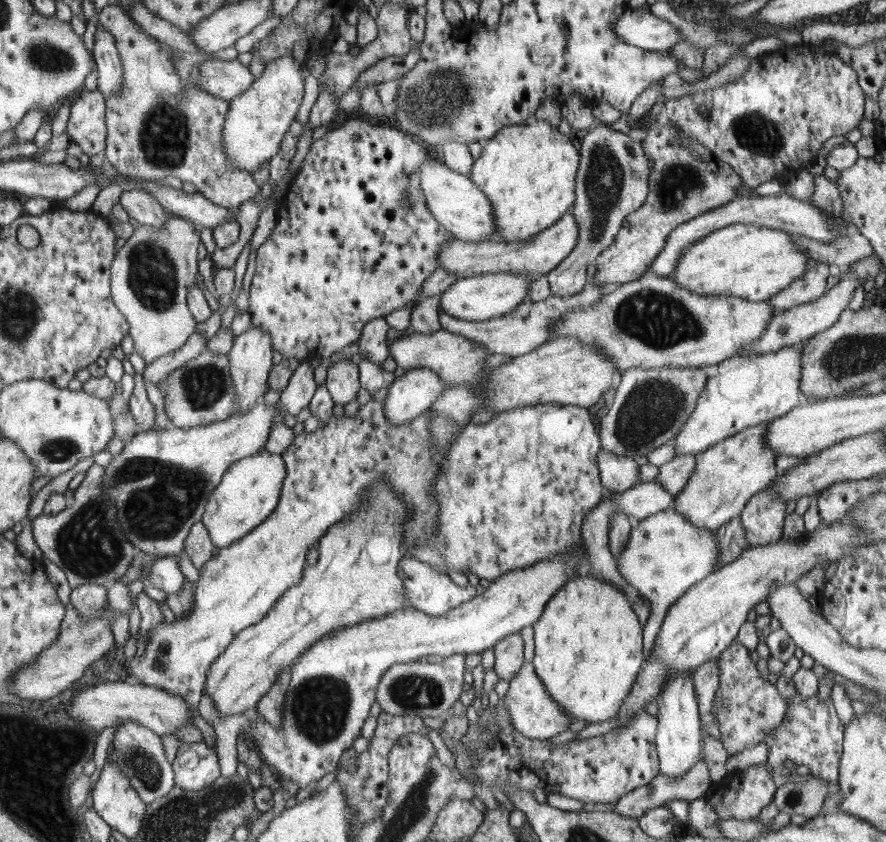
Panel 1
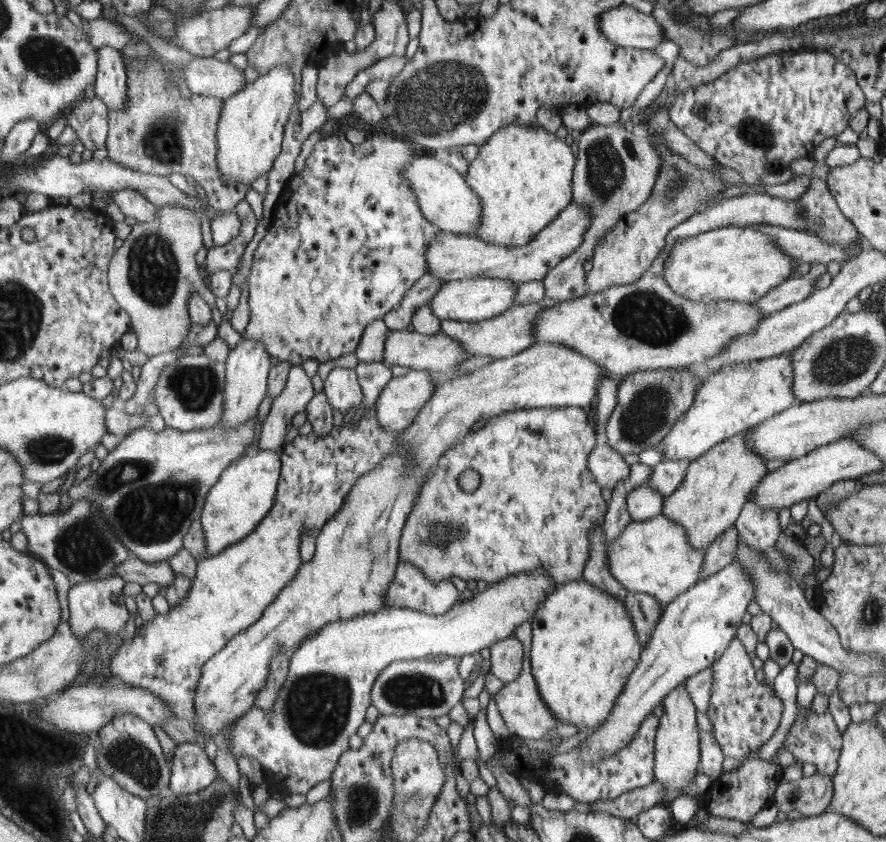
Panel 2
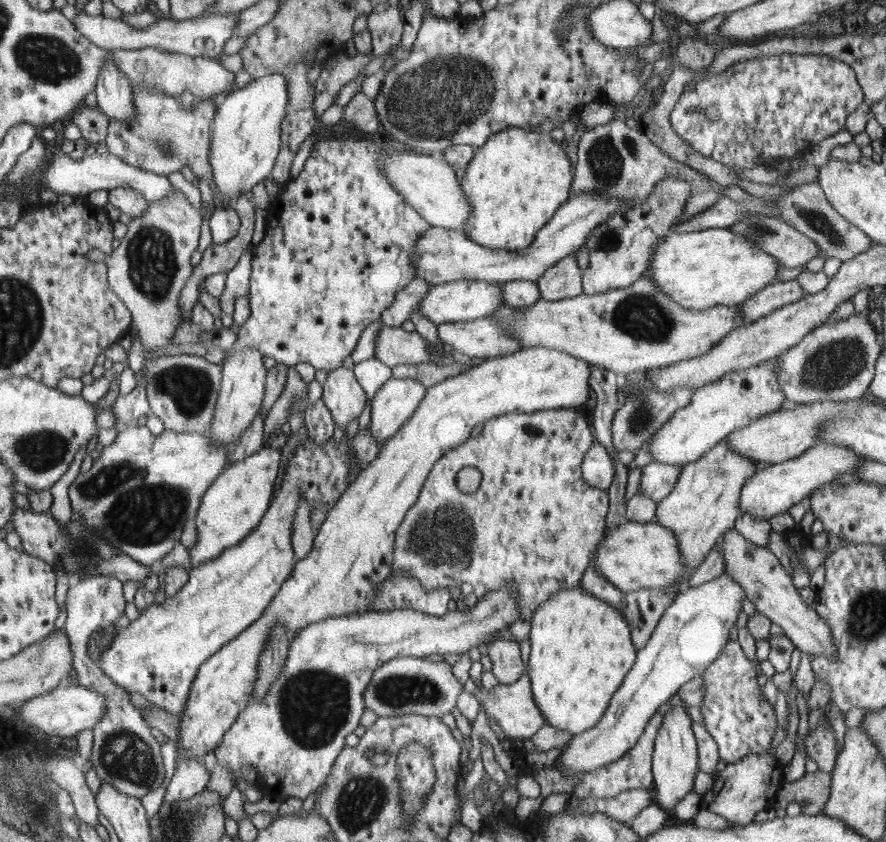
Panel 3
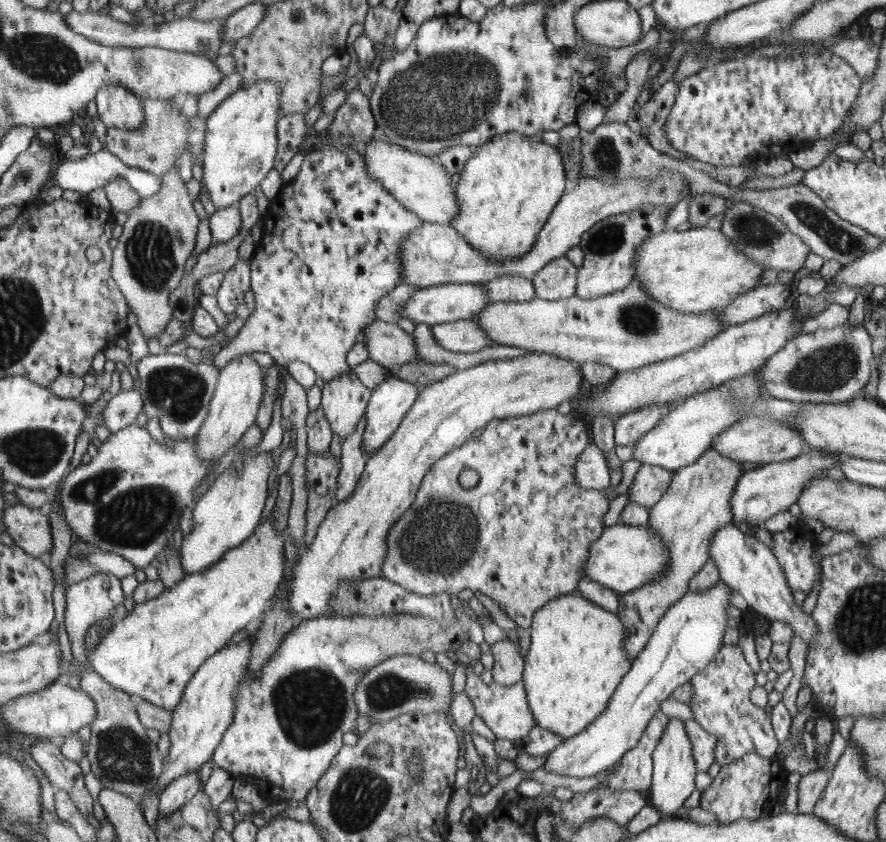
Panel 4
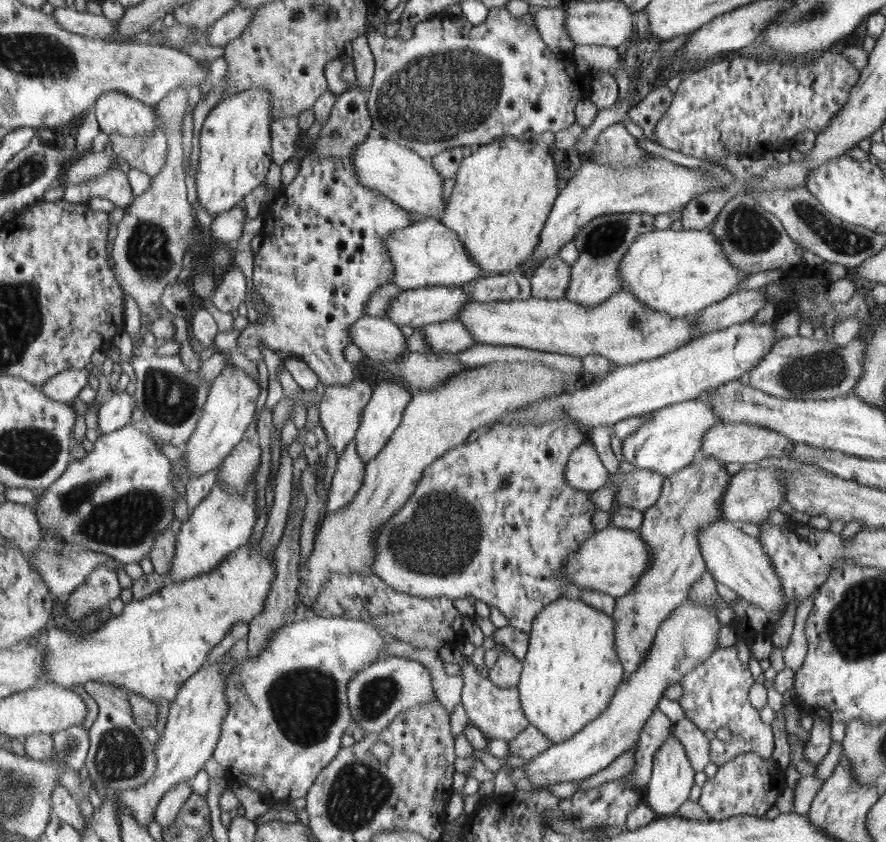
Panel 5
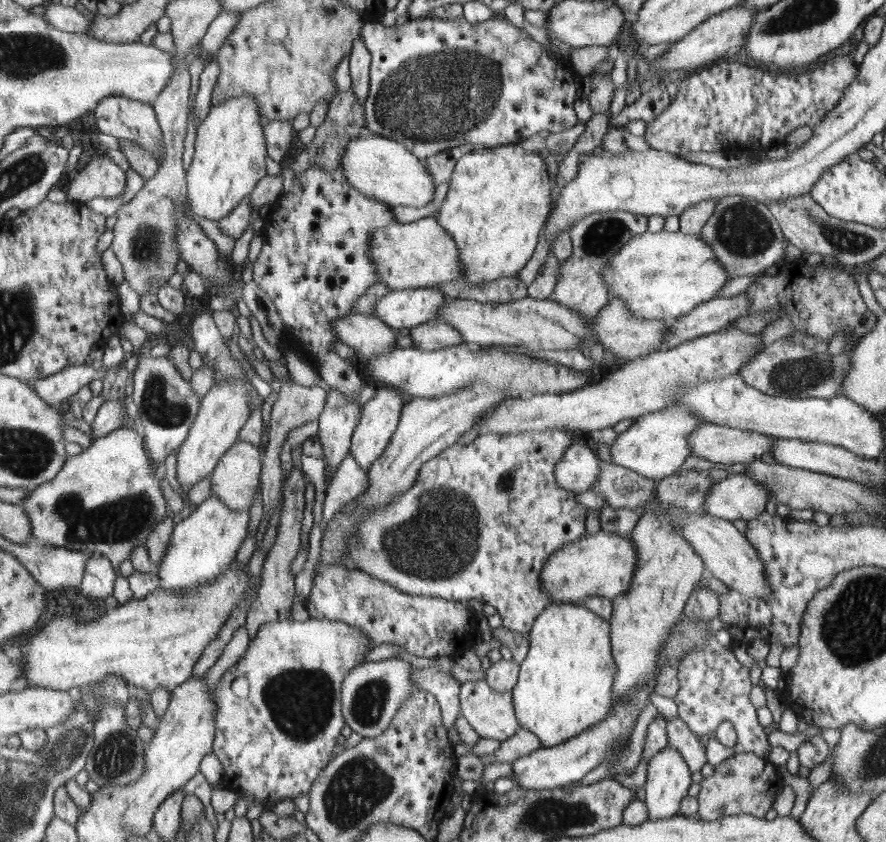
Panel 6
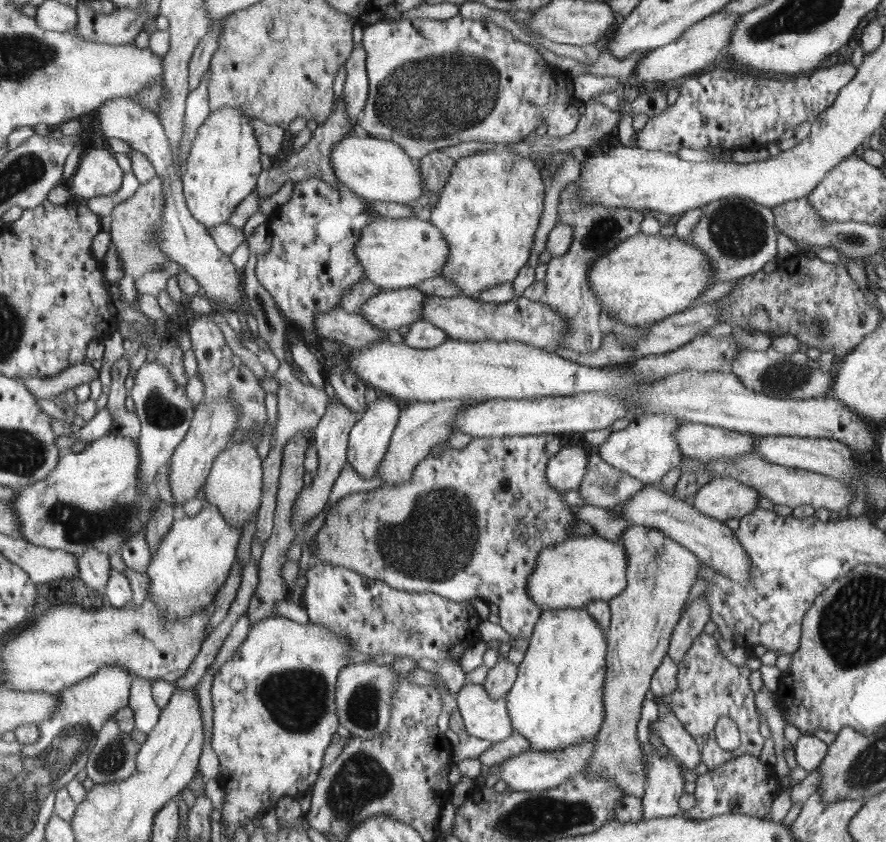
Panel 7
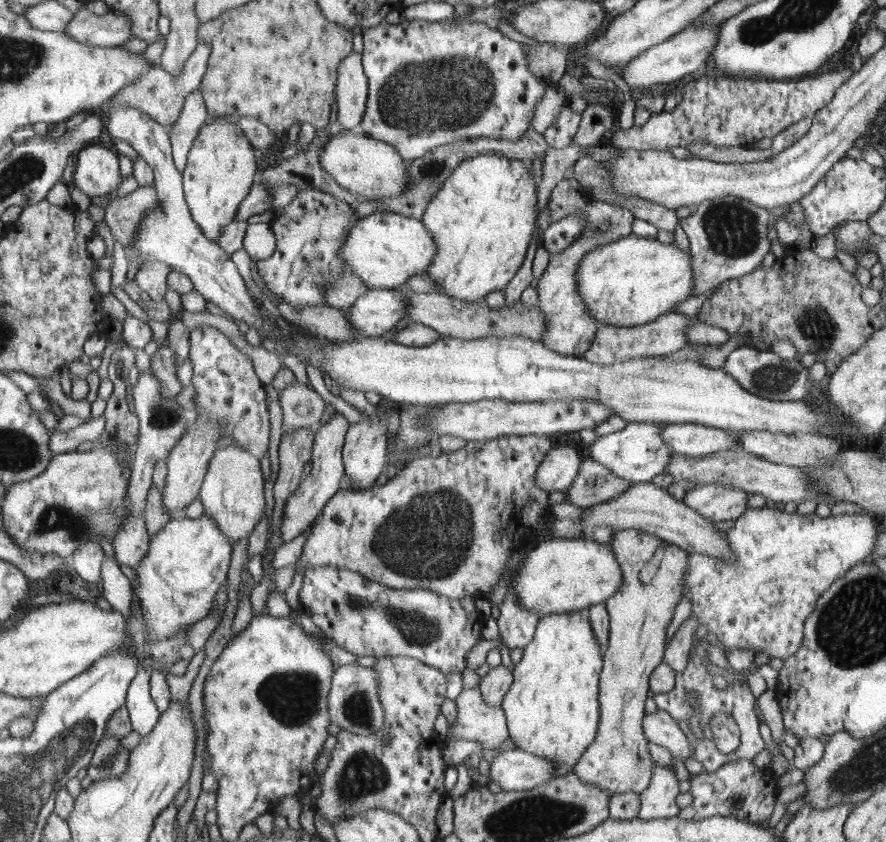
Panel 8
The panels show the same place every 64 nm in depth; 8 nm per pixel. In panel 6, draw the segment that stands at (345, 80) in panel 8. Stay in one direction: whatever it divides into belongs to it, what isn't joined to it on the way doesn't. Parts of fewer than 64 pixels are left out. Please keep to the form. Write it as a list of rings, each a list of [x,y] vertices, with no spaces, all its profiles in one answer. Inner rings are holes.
[[[362,38],[354,41],[354,48],[350,54],[351,90],[359,100],[364,102],[369,93],[371,56]]]

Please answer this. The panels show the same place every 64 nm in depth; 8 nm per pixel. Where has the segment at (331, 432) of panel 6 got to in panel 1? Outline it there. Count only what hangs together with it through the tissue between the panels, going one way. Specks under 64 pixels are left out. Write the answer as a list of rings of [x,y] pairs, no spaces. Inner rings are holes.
[[[340,359],[327,371],[325,385],[334,404],[346,406],[352,400],[356,400],[361,388],[359,379],[359,364],[351,359]]]

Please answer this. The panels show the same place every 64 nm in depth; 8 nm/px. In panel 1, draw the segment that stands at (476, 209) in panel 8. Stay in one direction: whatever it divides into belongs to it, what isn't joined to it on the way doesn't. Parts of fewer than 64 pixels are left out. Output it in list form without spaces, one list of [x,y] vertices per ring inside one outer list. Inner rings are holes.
[[[534,116],[532,120],[528,120],[526,123],[520,123],[517,125],[510,125],[501,128],[491,139],[484,142],[484,149],[481,152],[480,158],[474,161],[471,169],[471,178],[473,181],[487,194],[493,204],[493,215],[495,216],[495,240],[502,241],[525,241],[535,234],[541,233],[543,230],[549,229],[560,218],[565,216],[572,208],[572,204],[575,204],[577,193],[577,177],[579,172],[579,165],[581,164],[580,155],[578,150],[572,146],[570,138],[561,134],[556,127],[553,127],[548,120],[538,120]]]

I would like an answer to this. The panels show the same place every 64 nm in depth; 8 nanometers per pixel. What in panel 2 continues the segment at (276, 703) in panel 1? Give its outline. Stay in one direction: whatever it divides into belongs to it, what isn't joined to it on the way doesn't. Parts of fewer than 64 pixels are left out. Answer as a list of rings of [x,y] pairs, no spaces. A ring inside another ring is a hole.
[[[281,650],[281,652],[271,660],[271,676],[269,676],[267,685],[259,692],[257,700],[255,701],[255,705],[258,708],[267,710],[268,712],[273,711],[280,689],[287,679],[291,657],[289,652],[283,652],[283,650]]]

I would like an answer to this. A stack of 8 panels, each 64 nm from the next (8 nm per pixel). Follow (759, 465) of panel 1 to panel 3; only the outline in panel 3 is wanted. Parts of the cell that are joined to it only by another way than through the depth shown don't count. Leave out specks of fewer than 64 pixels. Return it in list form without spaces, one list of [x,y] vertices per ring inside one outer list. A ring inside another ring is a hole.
[[[721,441],[697,461],[684,465],[672,492],[657,503],[654,521],[674,531],[678,550],[692,572],[736,524],[743,486],[757,471],[756,462],[731,449],[728,441]]]

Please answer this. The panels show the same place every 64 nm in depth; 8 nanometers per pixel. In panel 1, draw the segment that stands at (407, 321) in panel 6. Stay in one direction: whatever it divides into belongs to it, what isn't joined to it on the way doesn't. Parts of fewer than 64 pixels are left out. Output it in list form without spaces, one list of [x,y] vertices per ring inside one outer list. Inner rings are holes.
[[[484,274],[472,278],[456,280],[446,291],[440,294],[439,312],[448,316],[469,321],[486,321],[512,313],[526,303],[528,289],[533,280],[514,274]]]

